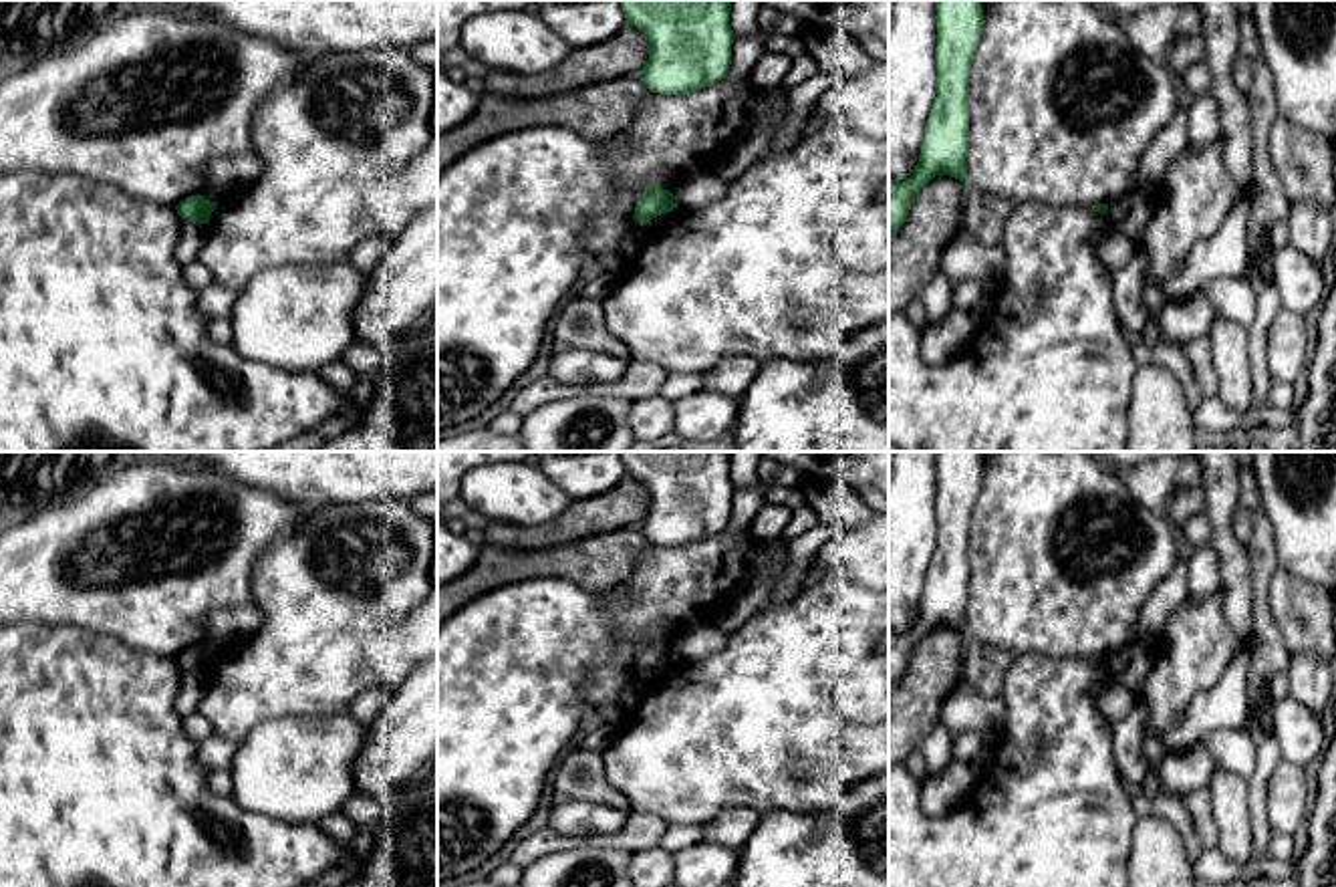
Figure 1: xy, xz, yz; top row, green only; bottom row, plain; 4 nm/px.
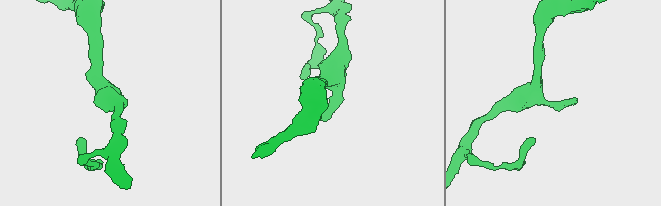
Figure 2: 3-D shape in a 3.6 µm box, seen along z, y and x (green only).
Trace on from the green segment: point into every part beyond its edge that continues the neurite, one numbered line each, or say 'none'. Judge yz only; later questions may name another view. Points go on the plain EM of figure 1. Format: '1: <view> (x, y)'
none

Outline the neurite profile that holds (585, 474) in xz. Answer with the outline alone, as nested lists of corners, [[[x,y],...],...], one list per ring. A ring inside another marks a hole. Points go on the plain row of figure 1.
[[[619,452],[540,456],[534,462],[570,500],[600,496],[627,476]]]

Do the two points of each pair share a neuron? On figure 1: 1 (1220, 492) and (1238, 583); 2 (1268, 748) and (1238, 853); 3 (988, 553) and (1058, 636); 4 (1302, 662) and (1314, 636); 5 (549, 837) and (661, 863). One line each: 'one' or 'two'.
1: one
2: two
3: one
4: two
5: two

